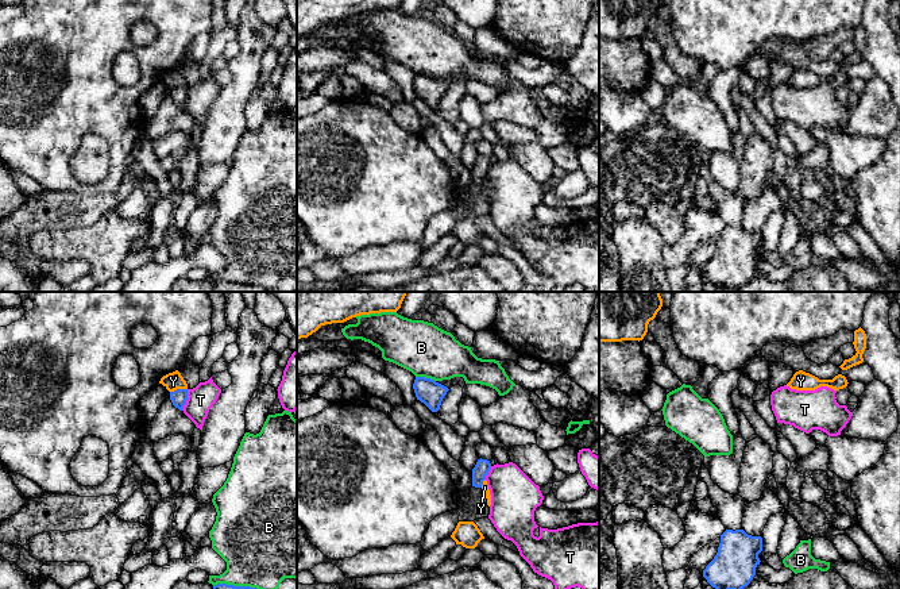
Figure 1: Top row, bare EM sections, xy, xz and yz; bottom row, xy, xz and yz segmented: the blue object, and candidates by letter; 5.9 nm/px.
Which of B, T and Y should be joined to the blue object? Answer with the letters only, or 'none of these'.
none of these

